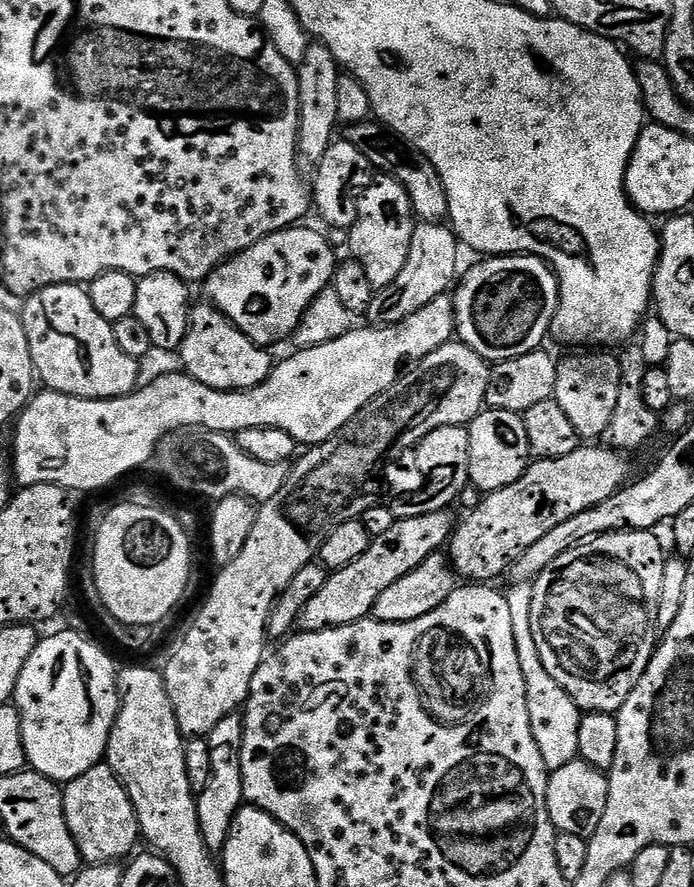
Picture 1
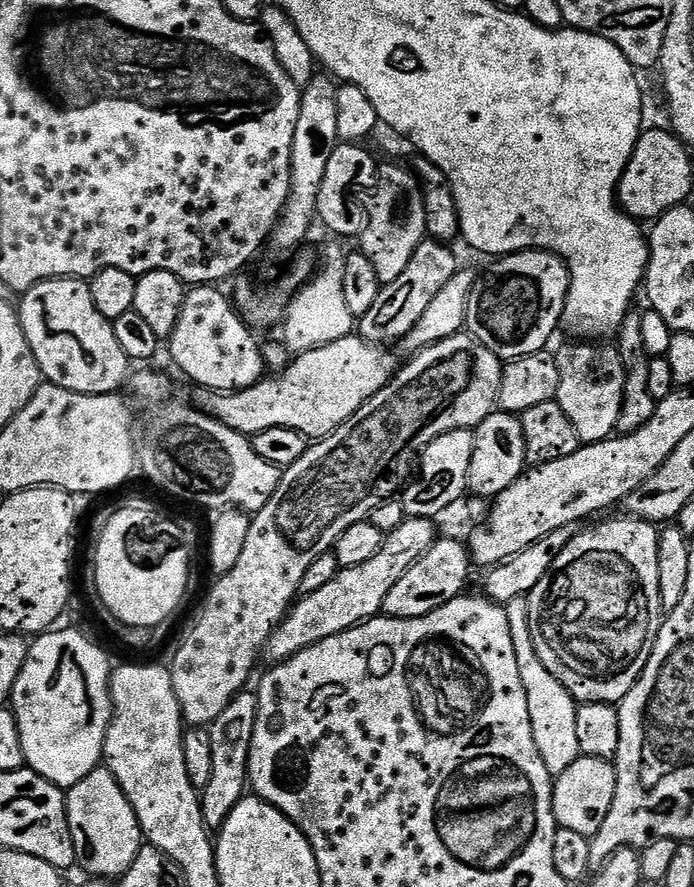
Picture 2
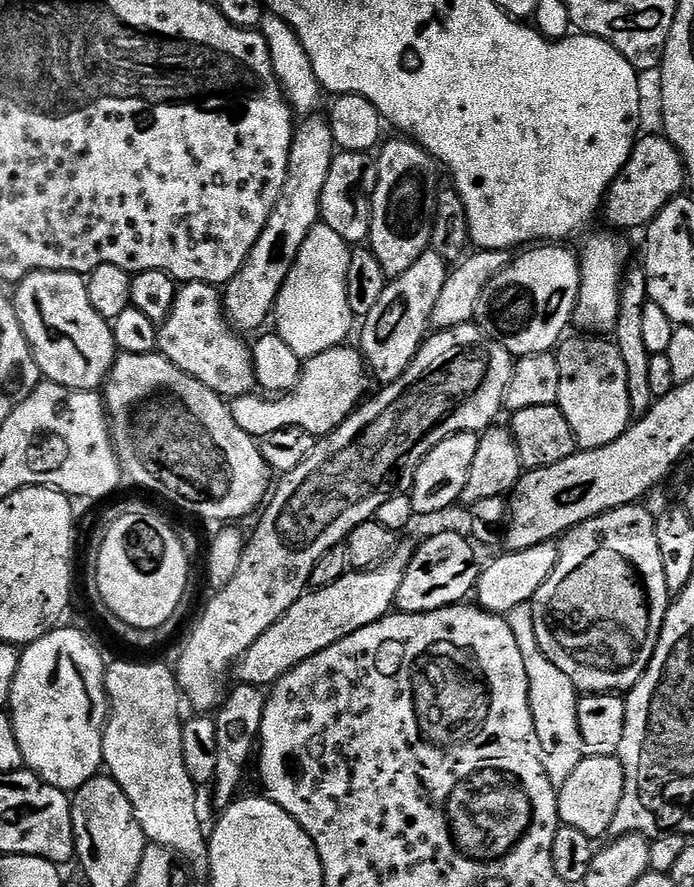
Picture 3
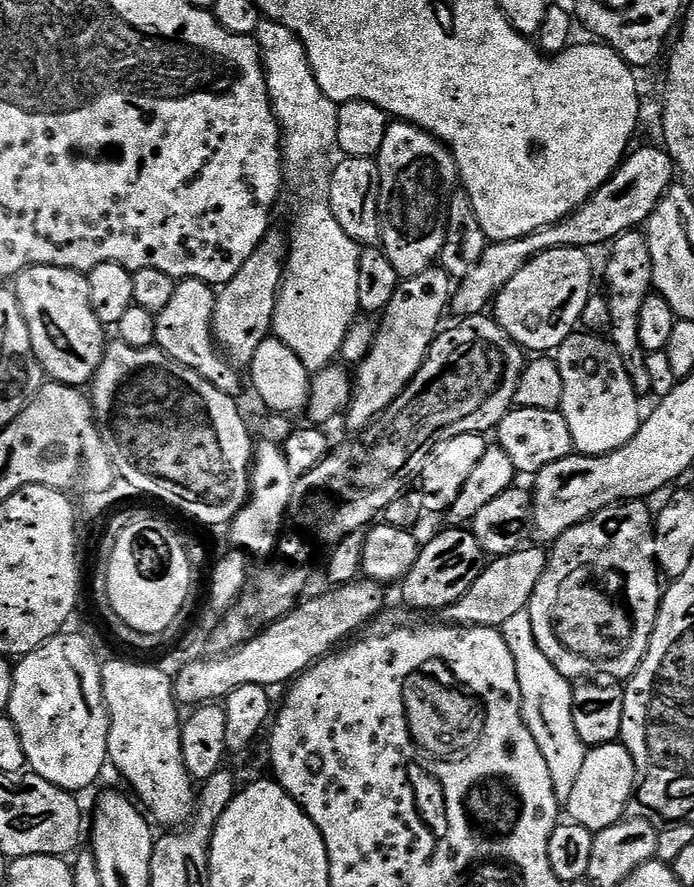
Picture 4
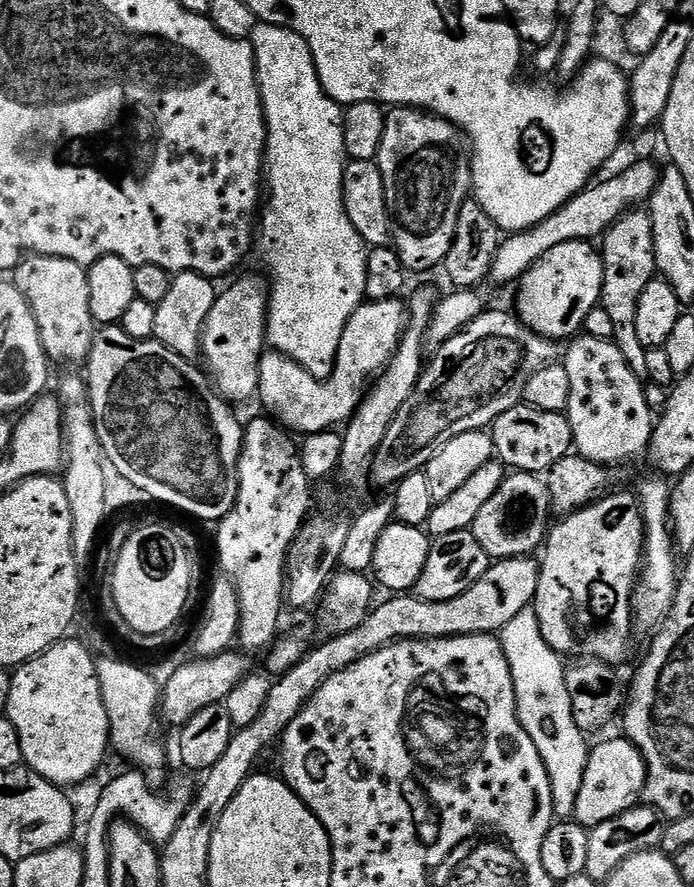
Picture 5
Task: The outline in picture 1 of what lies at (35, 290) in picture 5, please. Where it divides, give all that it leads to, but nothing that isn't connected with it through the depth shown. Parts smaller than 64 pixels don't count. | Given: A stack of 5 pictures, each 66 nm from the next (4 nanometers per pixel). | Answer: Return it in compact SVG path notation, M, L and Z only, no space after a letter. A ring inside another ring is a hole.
M55 284L38 290L24 300L22 319L32 367L45 389L78 398L109 400L136 391L141 383L141 365L122 354L111 323L94 310L87 287Z

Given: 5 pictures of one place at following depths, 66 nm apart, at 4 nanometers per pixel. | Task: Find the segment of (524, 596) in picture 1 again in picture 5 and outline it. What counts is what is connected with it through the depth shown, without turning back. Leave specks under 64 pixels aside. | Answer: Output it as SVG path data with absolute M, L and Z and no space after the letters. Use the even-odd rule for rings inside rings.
M529 606L516 615L498 634L516 695L516 713L520 725L530 734L538 754L546 766L552 791L552 811L557 817L568 818L575 813L578 790L582 790L582 774L586 774L586 762L590 751L585 733L578 730L574 714L570 710L570 694L566 690L566 667L561 653L554 651L538 626L535 607Z

